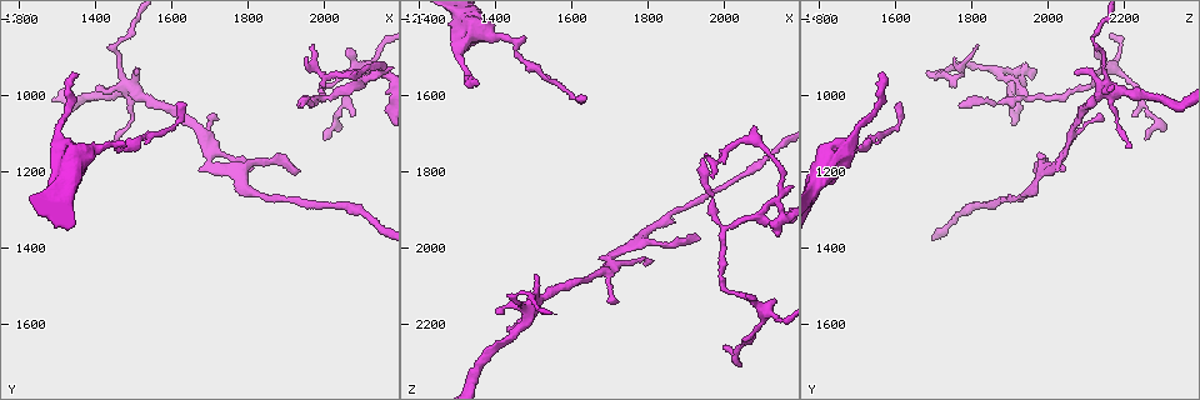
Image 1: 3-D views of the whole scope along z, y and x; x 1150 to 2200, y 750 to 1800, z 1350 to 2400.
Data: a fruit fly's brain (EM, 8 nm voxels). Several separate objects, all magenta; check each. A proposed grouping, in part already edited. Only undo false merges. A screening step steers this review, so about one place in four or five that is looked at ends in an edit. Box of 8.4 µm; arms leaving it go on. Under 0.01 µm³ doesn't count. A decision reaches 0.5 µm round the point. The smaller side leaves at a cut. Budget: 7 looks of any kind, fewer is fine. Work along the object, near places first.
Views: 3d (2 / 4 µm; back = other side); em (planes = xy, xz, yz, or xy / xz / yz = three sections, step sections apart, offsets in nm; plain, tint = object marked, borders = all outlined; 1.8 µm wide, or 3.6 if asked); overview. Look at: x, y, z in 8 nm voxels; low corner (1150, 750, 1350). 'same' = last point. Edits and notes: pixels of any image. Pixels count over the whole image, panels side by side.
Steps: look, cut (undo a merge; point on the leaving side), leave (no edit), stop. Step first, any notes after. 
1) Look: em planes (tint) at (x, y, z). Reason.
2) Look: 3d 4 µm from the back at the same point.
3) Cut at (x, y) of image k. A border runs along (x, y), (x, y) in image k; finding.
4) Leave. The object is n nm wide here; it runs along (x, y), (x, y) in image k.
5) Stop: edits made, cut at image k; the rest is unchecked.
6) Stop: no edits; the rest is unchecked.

Look: em xy step 4 (tint) at (2080, 980, 1930). Arms part here.

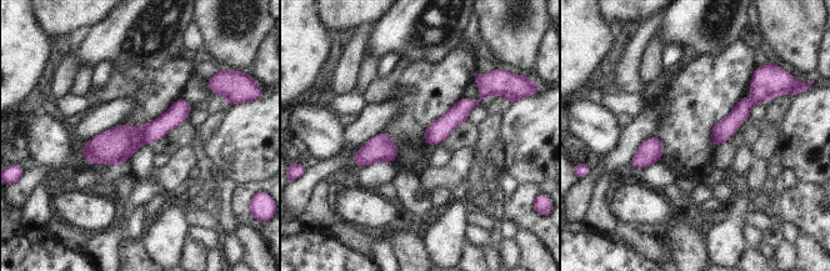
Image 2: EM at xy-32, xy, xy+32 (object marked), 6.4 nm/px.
Look: em planes (tint) at the same point.

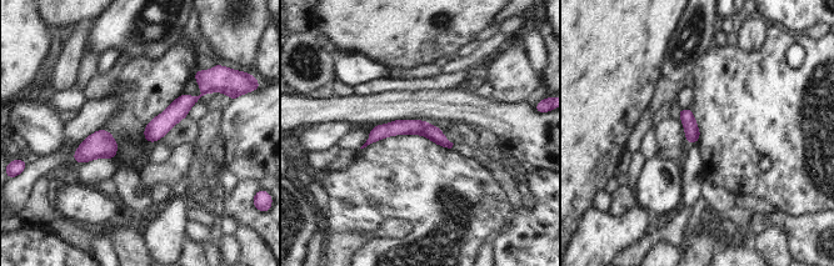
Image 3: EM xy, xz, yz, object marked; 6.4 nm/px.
Cut at (433, 132) of image 3. The object is 100 nm wide here; the part that leaves runs along (194, 99), (186, 101), (149, 139) in image 3; a second neuron is stuck on.

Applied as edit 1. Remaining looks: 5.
Look: em planes (tint) at (1485, 980, 2160). Three arms meet.

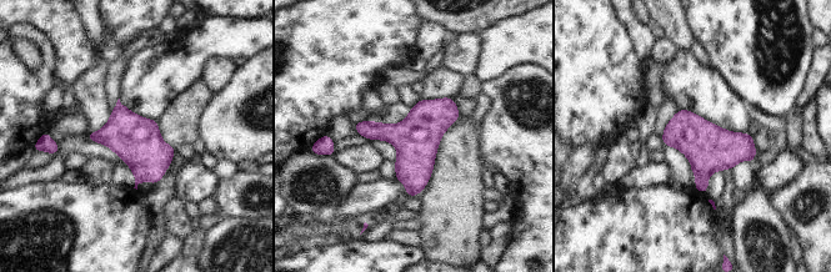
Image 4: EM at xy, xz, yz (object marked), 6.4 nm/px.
Leave. Continuous, no second neuron.

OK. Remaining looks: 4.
Look: overview. Redraw.

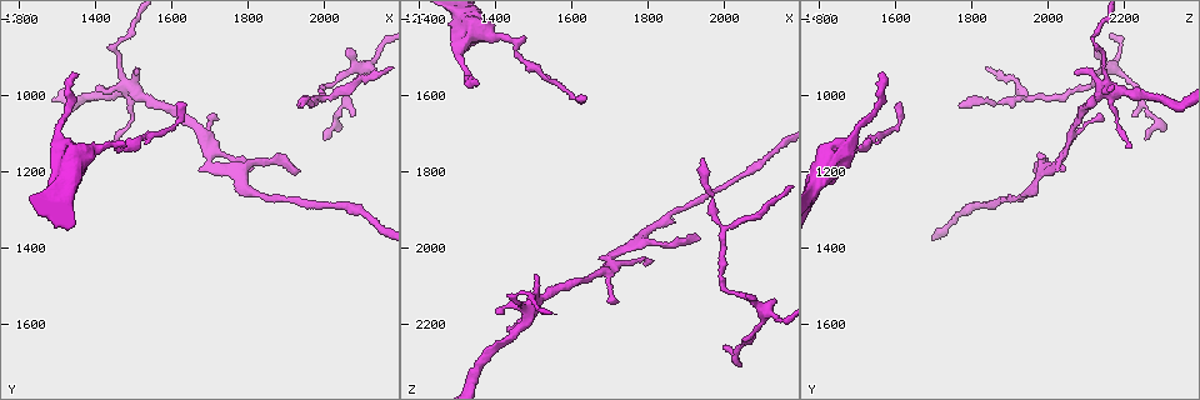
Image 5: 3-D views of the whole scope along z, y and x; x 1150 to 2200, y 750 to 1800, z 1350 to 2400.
Look: em planes (tint) at (2100, 925, 2160). Arms part here.

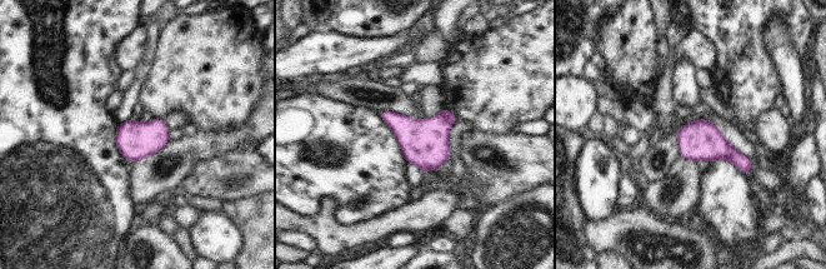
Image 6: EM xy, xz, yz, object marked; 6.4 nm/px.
Leave. All the same neuron.

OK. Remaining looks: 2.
Stop: edits made, cut at image 3; the rest is unchecked.

